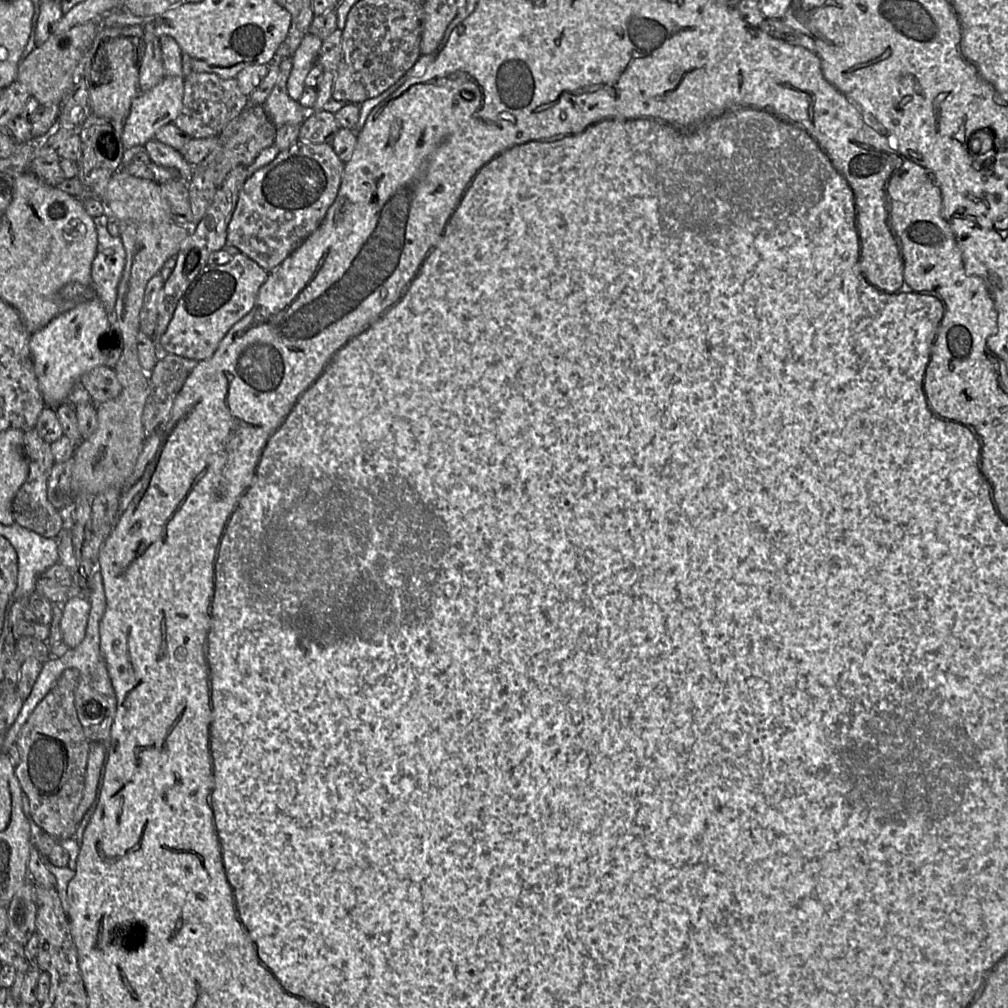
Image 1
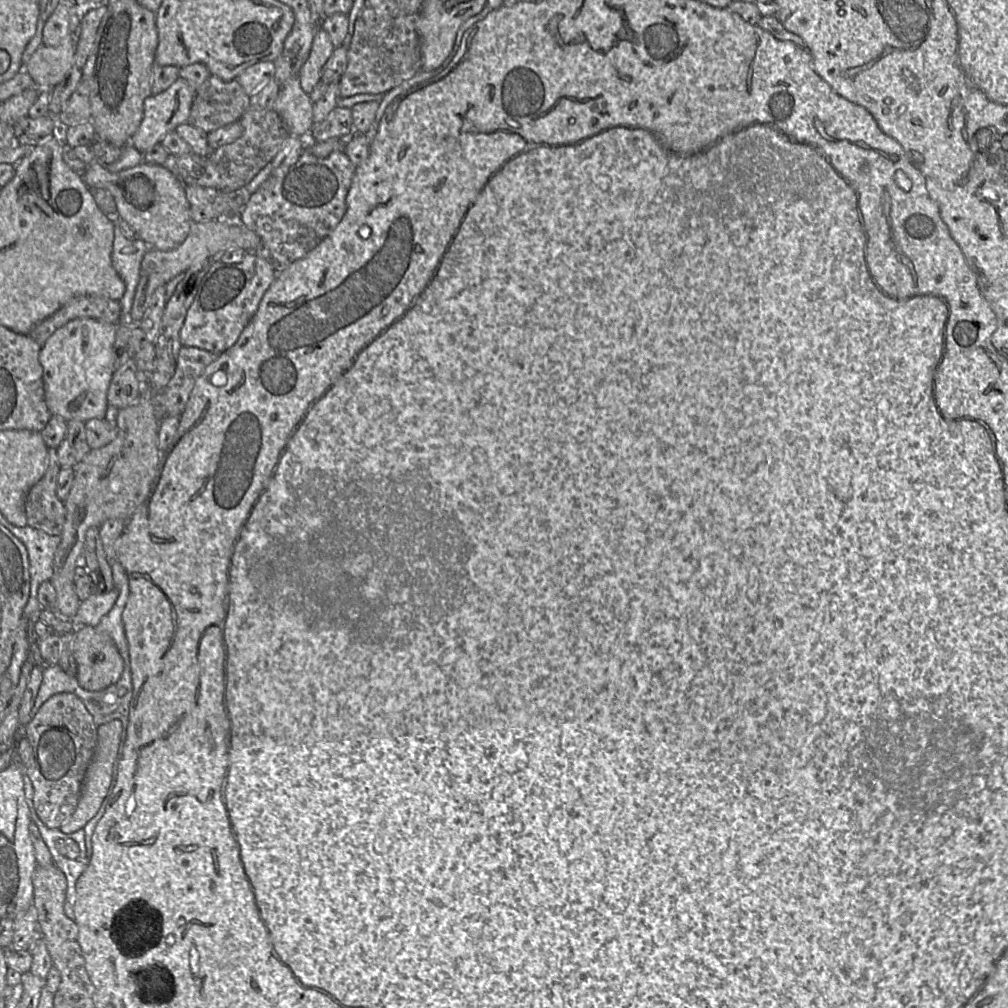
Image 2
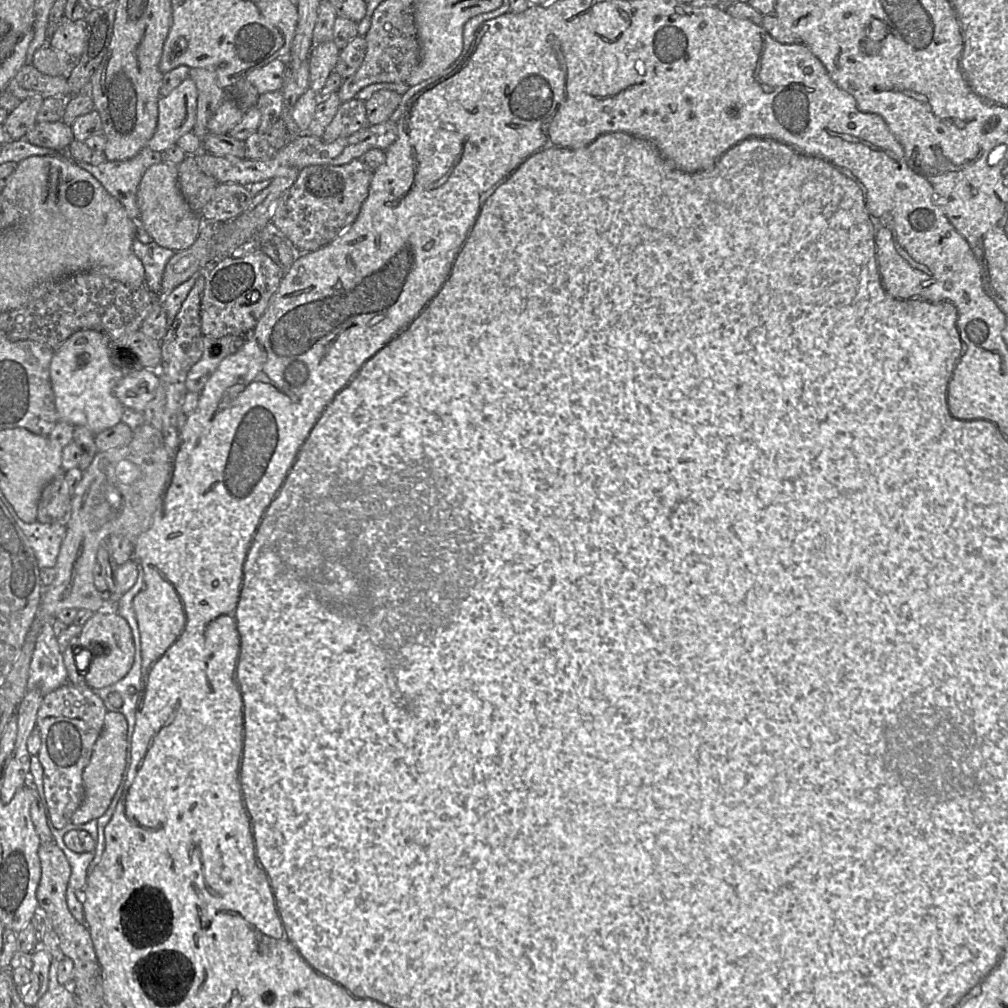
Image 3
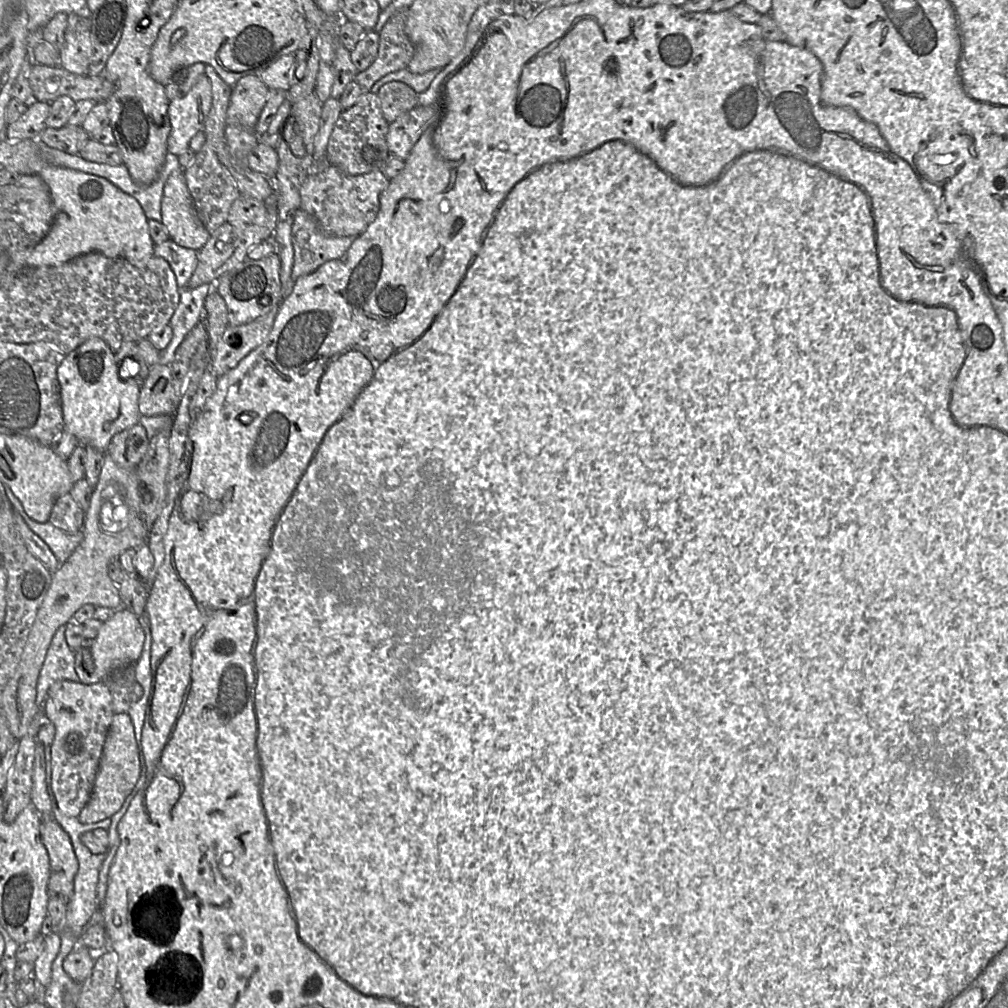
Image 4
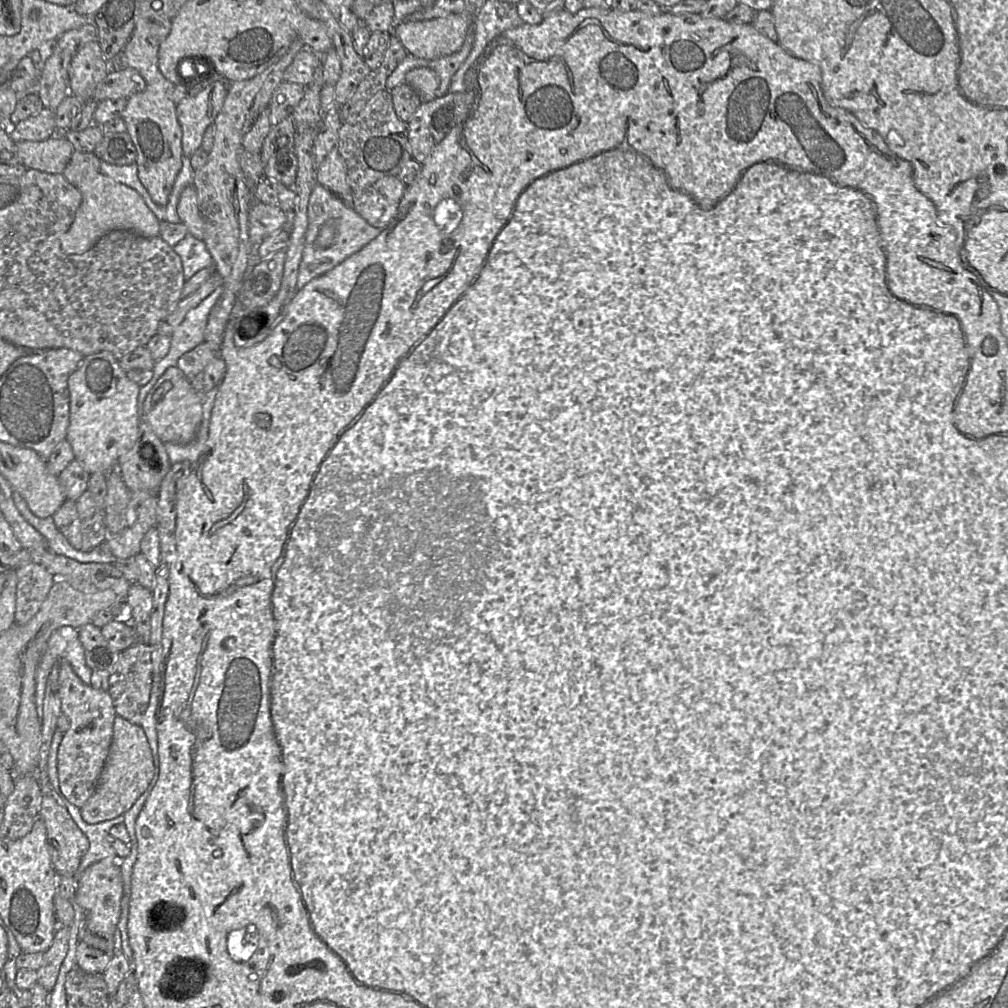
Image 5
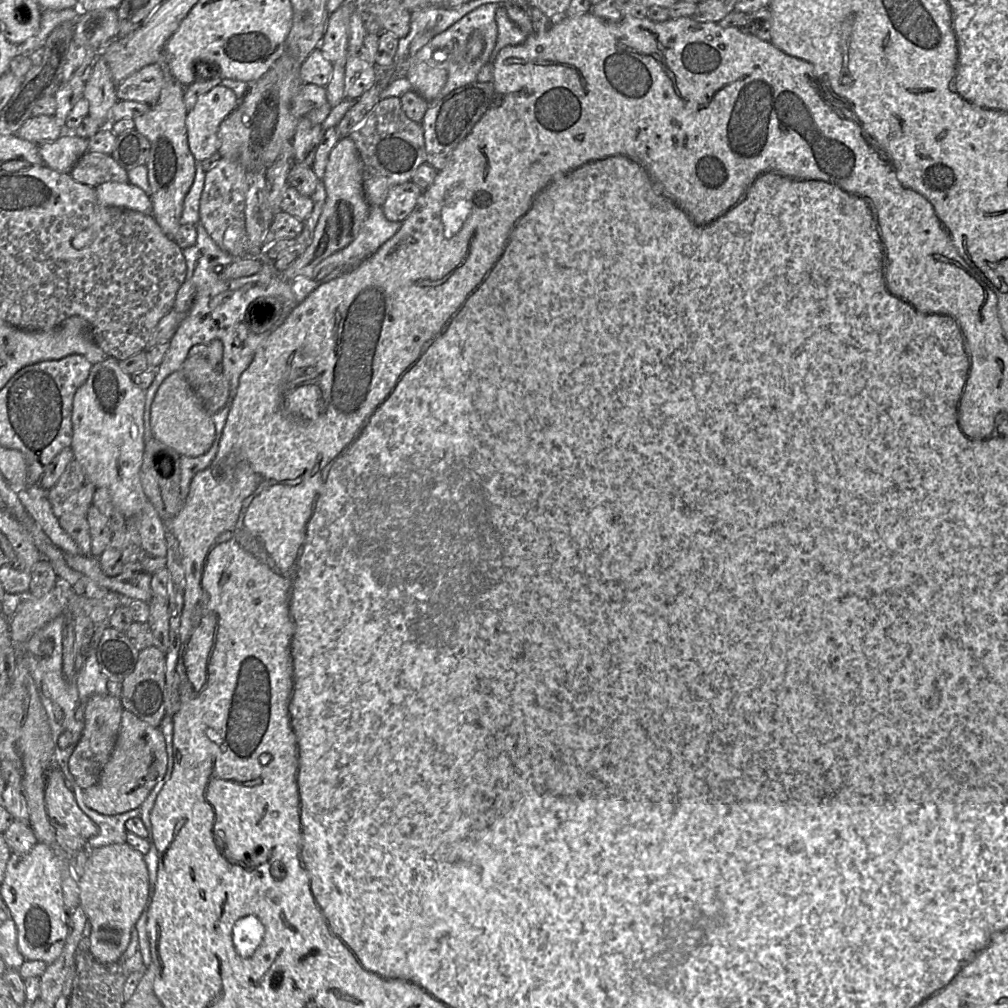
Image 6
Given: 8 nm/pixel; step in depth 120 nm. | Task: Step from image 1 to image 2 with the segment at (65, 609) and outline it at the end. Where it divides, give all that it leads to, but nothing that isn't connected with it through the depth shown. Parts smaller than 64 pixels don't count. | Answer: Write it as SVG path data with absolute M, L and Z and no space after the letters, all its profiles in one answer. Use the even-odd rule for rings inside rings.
M117 588L90 596L81 601L74 620L79 626L97 626L112 609L118 596L119 589Z

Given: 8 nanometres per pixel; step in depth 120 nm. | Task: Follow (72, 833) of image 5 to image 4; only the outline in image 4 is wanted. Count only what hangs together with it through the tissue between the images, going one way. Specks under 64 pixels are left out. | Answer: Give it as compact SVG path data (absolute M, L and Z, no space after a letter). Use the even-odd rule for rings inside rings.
M52 817L42 819L41 839L50 861L49 894L59 894L68 902L73 895L79 863L67 832Z

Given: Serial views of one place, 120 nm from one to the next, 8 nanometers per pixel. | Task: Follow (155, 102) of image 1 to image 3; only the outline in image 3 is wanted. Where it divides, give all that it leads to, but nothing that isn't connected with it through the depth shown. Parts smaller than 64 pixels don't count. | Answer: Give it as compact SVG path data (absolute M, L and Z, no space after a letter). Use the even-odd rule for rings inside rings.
M187 78L169 95L161 96L158 102L158 122L147 148L155 152L176 145L183 135L193 132L197 120L197 88Z

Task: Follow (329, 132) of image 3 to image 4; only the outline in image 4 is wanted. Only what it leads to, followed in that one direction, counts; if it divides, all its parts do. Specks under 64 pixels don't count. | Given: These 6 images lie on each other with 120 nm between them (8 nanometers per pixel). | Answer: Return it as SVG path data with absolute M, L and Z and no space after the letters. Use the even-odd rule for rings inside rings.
M368 92L368 93L360 96L354 105L352 105L347 110L342 111L340 117L338 118L338 120L337 120L337 122L336 122L336 124L332 130L332 133L330 135L328 145L327 145L326 159L327 159L328 163L331 166L334 166L338 170L340 170L346 174L349 174L349 175L360 175L360 174L365 174L365 173L368 173L368 172L371 172L374 170L378 170L378 171L382 172L382 167L383 167L386 159L388 157L396 157L396 156L390 156L390 153L389 153L389 149L388 149L388 145L387 145L387 141L386 141L388 129L389 129L389 123L383 117L382 111L380 109L380 101L379 101L379 98L377 96L377 93L375 94L375 93Z

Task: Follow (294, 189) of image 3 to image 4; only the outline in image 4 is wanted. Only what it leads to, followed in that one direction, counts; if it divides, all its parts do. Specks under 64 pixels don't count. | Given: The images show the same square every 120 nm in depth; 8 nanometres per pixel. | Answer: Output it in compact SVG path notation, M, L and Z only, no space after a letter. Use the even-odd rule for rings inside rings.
M327 167L309 175L301 186L300 209L312 215L326 234L357 237L375 220L380 207L380 195L389 182L390 179L378 170L349 175L335 167Z

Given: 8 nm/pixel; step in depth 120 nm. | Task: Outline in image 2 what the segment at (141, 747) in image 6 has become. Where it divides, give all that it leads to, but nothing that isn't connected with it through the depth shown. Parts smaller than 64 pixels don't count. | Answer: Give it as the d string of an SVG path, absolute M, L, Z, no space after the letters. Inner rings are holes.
M112 720L98 727L95 751L84 777L78 805L74 813L59 828L61 832L72 834L84 828L101 808L102 803L110 792L114 767L118 760L121 745L121 732L122 723L120 720Z

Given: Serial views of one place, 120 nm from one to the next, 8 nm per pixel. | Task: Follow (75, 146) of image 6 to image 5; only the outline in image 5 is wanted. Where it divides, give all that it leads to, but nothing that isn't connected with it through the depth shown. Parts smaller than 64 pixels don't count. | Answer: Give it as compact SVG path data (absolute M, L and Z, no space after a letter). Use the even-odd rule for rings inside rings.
M61 134L43 141L16 143L20 163L26 169L61 174L74 152L73 145Z

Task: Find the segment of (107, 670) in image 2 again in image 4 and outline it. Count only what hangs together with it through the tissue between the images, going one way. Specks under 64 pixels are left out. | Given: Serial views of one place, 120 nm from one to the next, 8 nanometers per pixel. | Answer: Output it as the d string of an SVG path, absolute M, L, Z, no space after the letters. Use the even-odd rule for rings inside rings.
M123 608L115 610L89 647L98 679L105 682L115 671L134 665L142 653L144 639L138 617Z

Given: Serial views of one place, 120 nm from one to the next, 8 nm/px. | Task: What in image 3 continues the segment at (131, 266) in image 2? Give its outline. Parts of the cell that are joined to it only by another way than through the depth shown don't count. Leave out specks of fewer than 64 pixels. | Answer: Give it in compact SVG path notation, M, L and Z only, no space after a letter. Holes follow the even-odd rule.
M136 239L133 241L132 248L145 269L144 285L154 292L160 292L165 266L176 252L161 247L155 242L142 244Z

